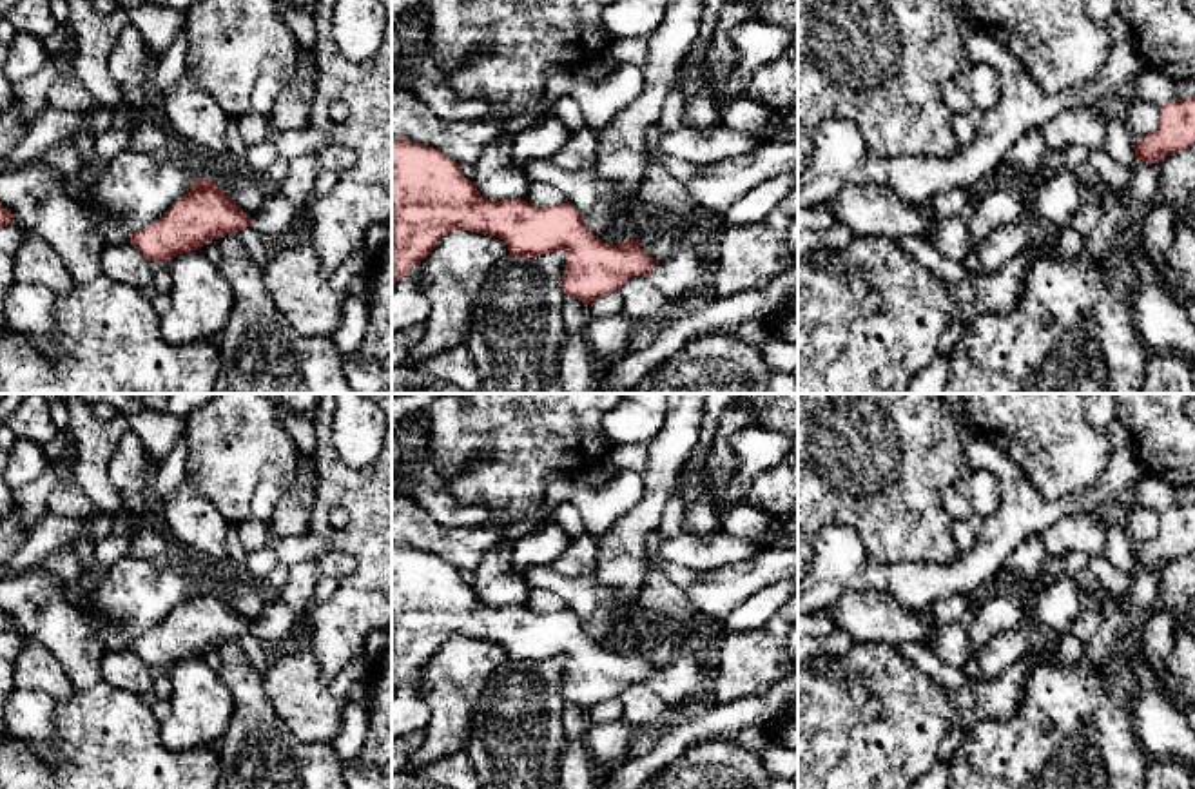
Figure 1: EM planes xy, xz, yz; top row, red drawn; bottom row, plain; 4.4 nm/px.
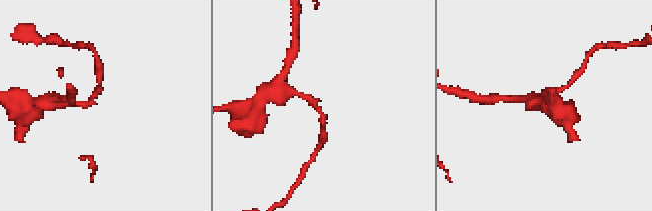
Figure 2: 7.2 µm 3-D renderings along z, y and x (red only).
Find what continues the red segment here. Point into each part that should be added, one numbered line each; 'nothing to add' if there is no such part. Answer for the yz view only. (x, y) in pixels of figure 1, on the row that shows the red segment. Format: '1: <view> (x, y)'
nothing to add

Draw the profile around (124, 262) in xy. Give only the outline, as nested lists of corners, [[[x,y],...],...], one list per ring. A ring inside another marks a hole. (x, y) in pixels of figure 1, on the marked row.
[[[131,243],[105,245],[102,265],[111,278],[138,288],[152,281],[149,261]]]

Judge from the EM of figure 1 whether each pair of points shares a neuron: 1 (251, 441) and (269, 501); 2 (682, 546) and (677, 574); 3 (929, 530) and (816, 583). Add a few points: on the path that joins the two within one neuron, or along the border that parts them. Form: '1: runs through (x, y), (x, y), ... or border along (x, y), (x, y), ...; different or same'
1: border along (281, 488), (262, 483), (251, 499), (249, 514); different
2: border along (660, 535), (660, 554), (666, 559), (704, 572); different
3: border along (842, 525), (858, 534), (874, 564), (909, 563); different

